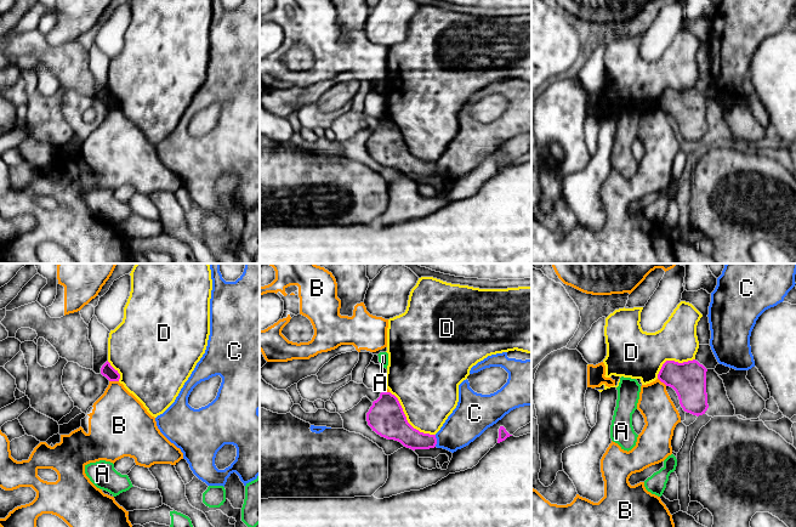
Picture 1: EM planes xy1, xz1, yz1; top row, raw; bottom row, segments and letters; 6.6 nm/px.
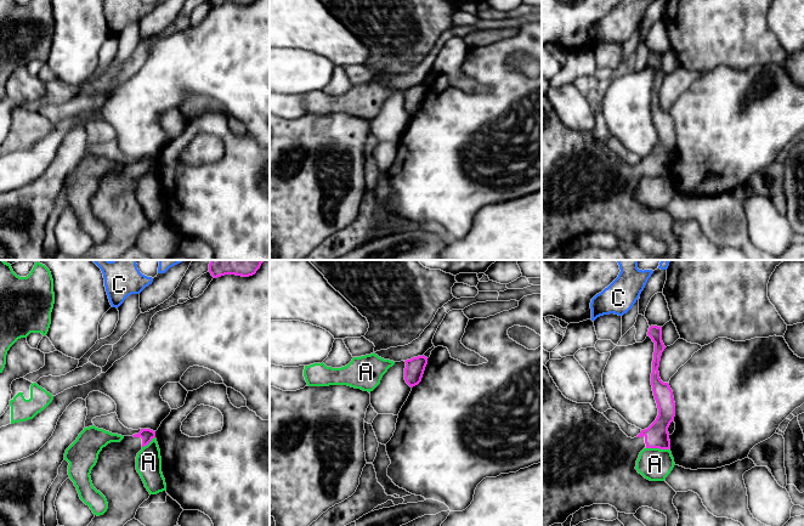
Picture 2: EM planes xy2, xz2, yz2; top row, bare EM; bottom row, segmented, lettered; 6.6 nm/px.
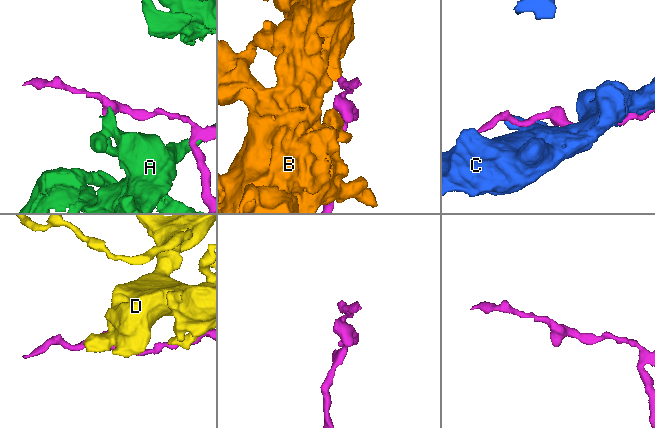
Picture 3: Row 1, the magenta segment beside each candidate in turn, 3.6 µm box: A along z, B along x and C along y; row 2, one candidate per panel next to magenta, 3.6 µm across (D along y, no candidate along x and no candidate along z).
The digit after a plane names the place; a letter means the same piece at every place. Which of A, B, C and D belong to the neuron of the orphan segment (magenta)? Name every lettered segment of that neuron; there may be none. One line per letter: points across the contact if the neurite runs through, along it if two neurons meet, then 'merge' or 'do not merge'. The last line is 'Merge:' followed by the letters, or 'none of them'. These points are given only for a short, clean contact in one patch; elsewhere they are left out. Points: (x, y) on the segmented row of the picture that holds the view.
A: along yz2 (646, 447), (668, 450) | do not merge
B: along xy1 (109, 380), (118, 381) | do not merge
C: do not merge
D: do not merge
Merge: none of them

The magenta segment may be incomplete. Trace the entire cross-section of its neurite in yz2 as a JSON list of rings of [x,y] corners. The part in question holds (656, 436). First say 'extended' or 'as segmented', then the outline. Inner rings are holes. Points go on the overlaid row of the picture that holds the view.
extended; [[[651,326],[647,335],[655,343],[651,385],[658,408],[656,420],[632,439],[617,423],[610,422],[602,413],[595,411],[590,403],[577,403],[566,398],[559,390],[548,368],[542,364],[542,526],[564,524],[567,517],[581,508],[593,504],[610,504],[619,513],[635,514],[641,507],[649,507],[667,516],[667,526],[676,526],[679,514],[673,504],[676,492],[666,481],[650,481],[635,469],[636,460],[644,448],[669,449],[668,428],[675,417],[675,402],[668,383],[659,378],[659,361],[666,346],[662,341],[662,327]]]

